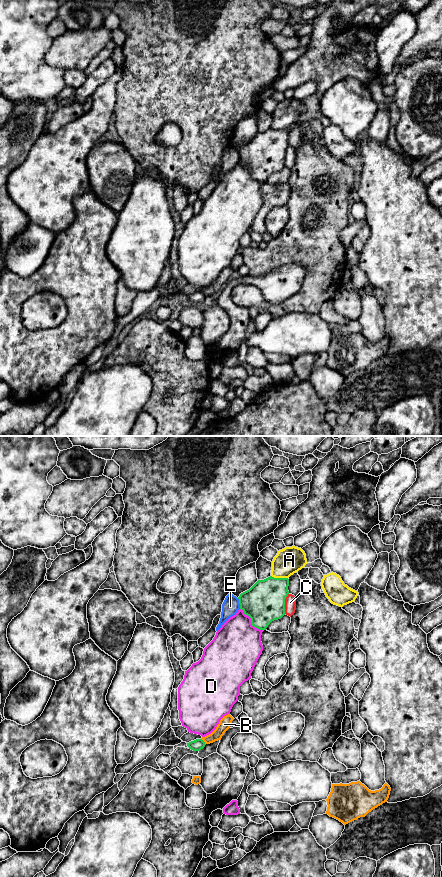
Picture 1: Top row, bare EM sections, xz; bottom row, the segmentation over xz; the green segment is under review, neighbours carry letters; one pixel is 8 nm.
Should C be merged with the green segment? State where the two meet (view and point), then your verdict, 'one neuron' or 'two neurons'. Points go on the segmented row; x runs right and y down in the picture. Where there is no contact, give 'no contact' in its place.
xz (284, 603) | two neurons

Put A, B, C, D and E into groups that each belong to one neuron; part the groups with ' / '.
A / B / C / D / E

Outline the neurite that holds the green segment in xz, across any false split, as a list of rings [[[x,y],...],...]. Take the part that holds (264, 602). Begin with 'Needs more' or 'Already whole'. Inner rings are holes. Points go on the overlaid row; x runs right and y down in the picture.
Already whole. [[[270,576],[240,594],[240,609],[251,618],[252,626],[264,631],[272,621],[285,615],[288,586],[288,578]]]

